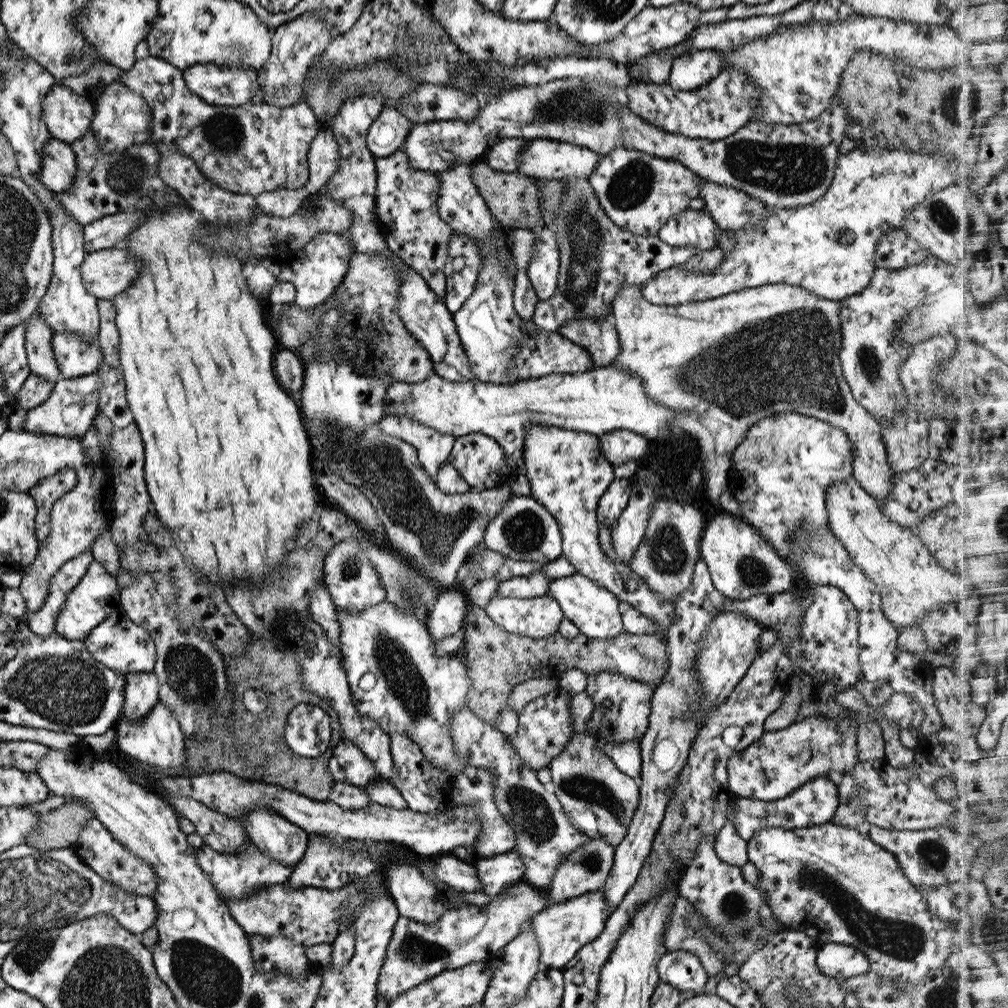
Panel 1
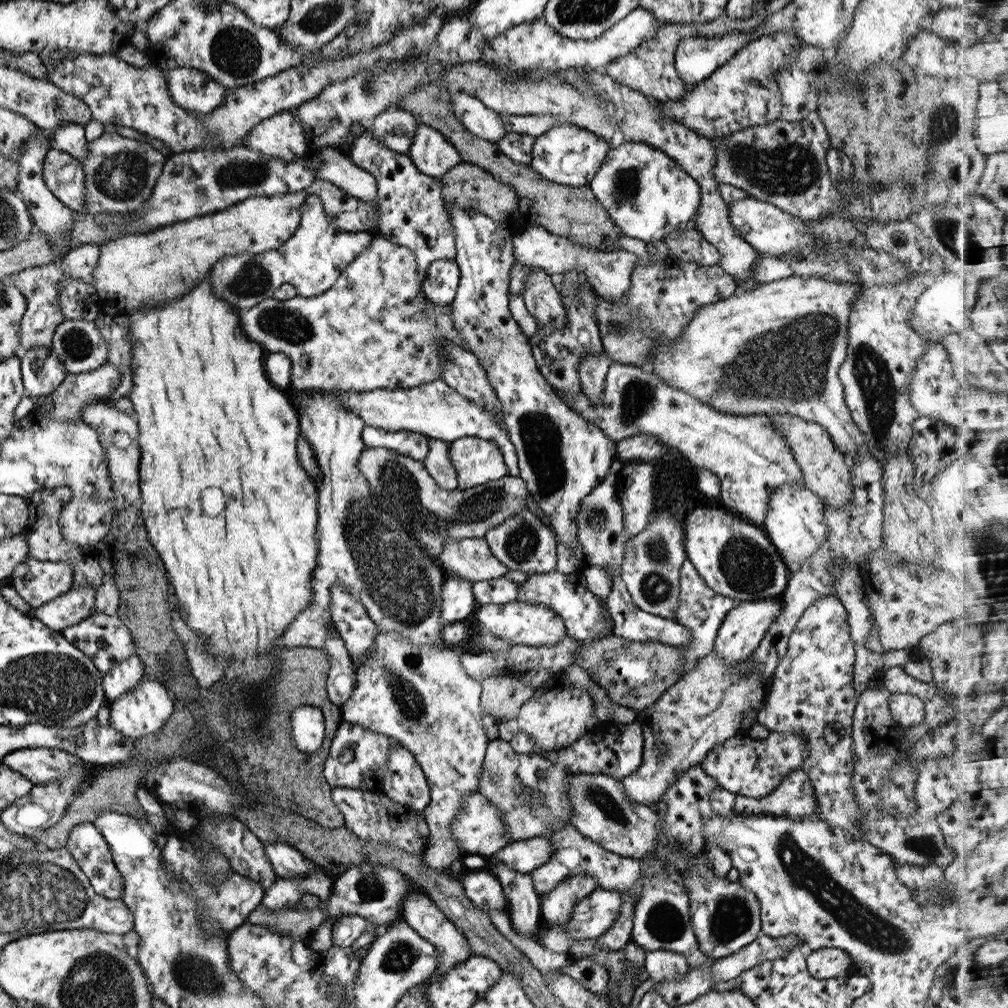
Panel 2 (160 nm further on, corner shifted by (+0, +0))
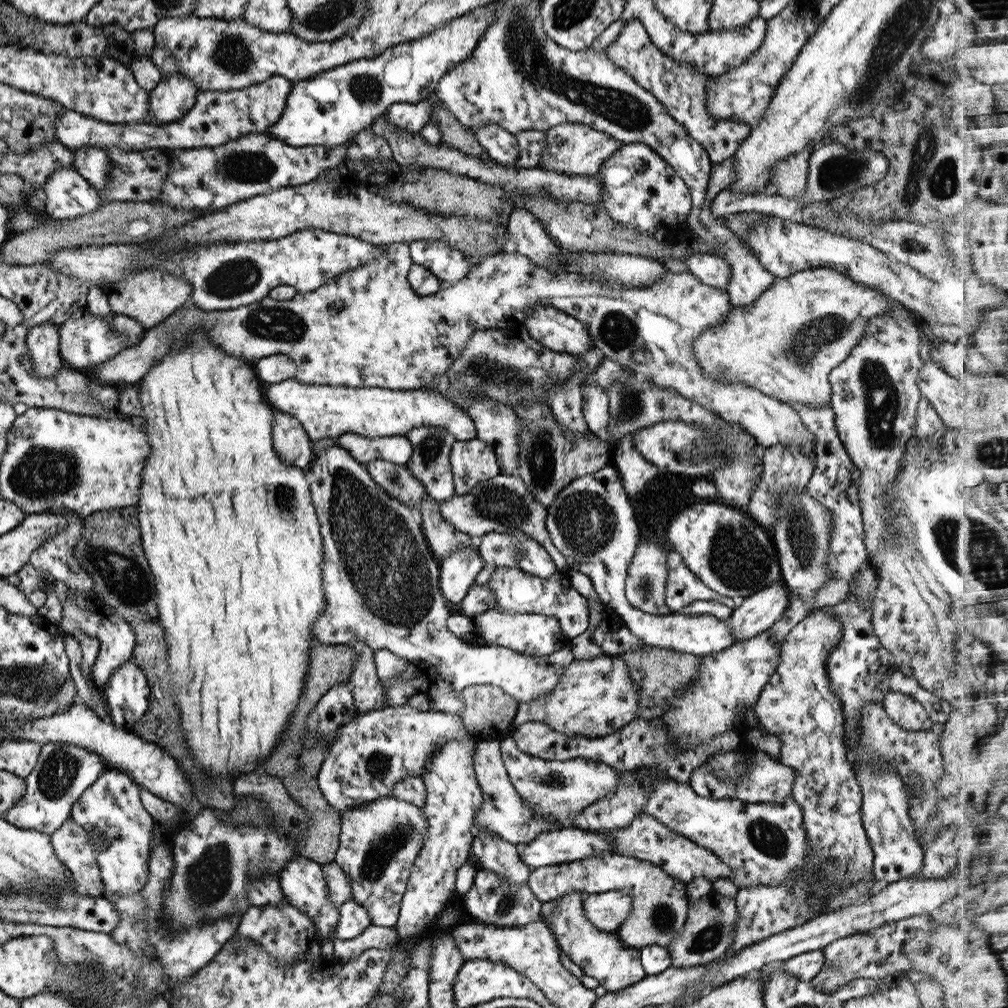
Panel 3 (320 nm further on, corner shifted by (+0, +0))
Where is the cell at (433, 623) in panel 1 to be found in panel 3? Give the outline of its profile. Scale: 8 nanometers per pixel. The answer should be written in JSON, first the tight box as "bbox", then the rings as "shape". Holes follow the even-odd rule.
{"bbox":[437,545,482,613],"shape":[[[459,545],[437,563],[439,590],[454,613],[467,590],[473,586],[475,576],[482,569],[481,557],[473,549]]]}

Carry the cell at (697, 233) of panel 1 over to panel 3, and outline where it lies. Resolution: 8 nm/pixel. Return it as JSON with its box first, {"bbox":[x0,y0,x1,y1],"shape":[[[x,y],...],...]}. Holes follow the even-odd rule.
{"bbox":[681,252,730,289],"shape":[[[708,252],[688,254],[681,262],[687,264],[689,272],[701,283],[725,289],[730,277],[730,268],[723,257]]]}

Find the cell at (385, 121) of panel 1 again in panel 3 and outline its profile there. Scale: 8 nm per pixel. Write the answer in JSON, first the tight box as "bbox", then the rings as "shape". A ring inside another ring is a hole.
{"bbox":[385,97,432,134],"shape":[[[422,97],[419,102],[413,105],[392,105],[386,111],[385,118],[391,126],[409,132],[409,134],[417,134],[423,126],[426,126],[432,116],[429,102],[426,101],[425,97]]]}

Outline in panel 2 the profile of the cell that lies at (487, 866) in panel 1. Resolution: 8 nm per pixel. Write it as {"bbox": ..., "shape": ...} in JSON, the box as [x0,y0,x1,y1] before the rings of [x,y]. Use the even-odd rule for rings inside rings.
{"bbox":[494,837,552,873],"shape":[[[531,837],[511,841],[494,854],[507,868],[516,873],[530,873],[535,868],[549,861],[552,842],[545,837]]]}

